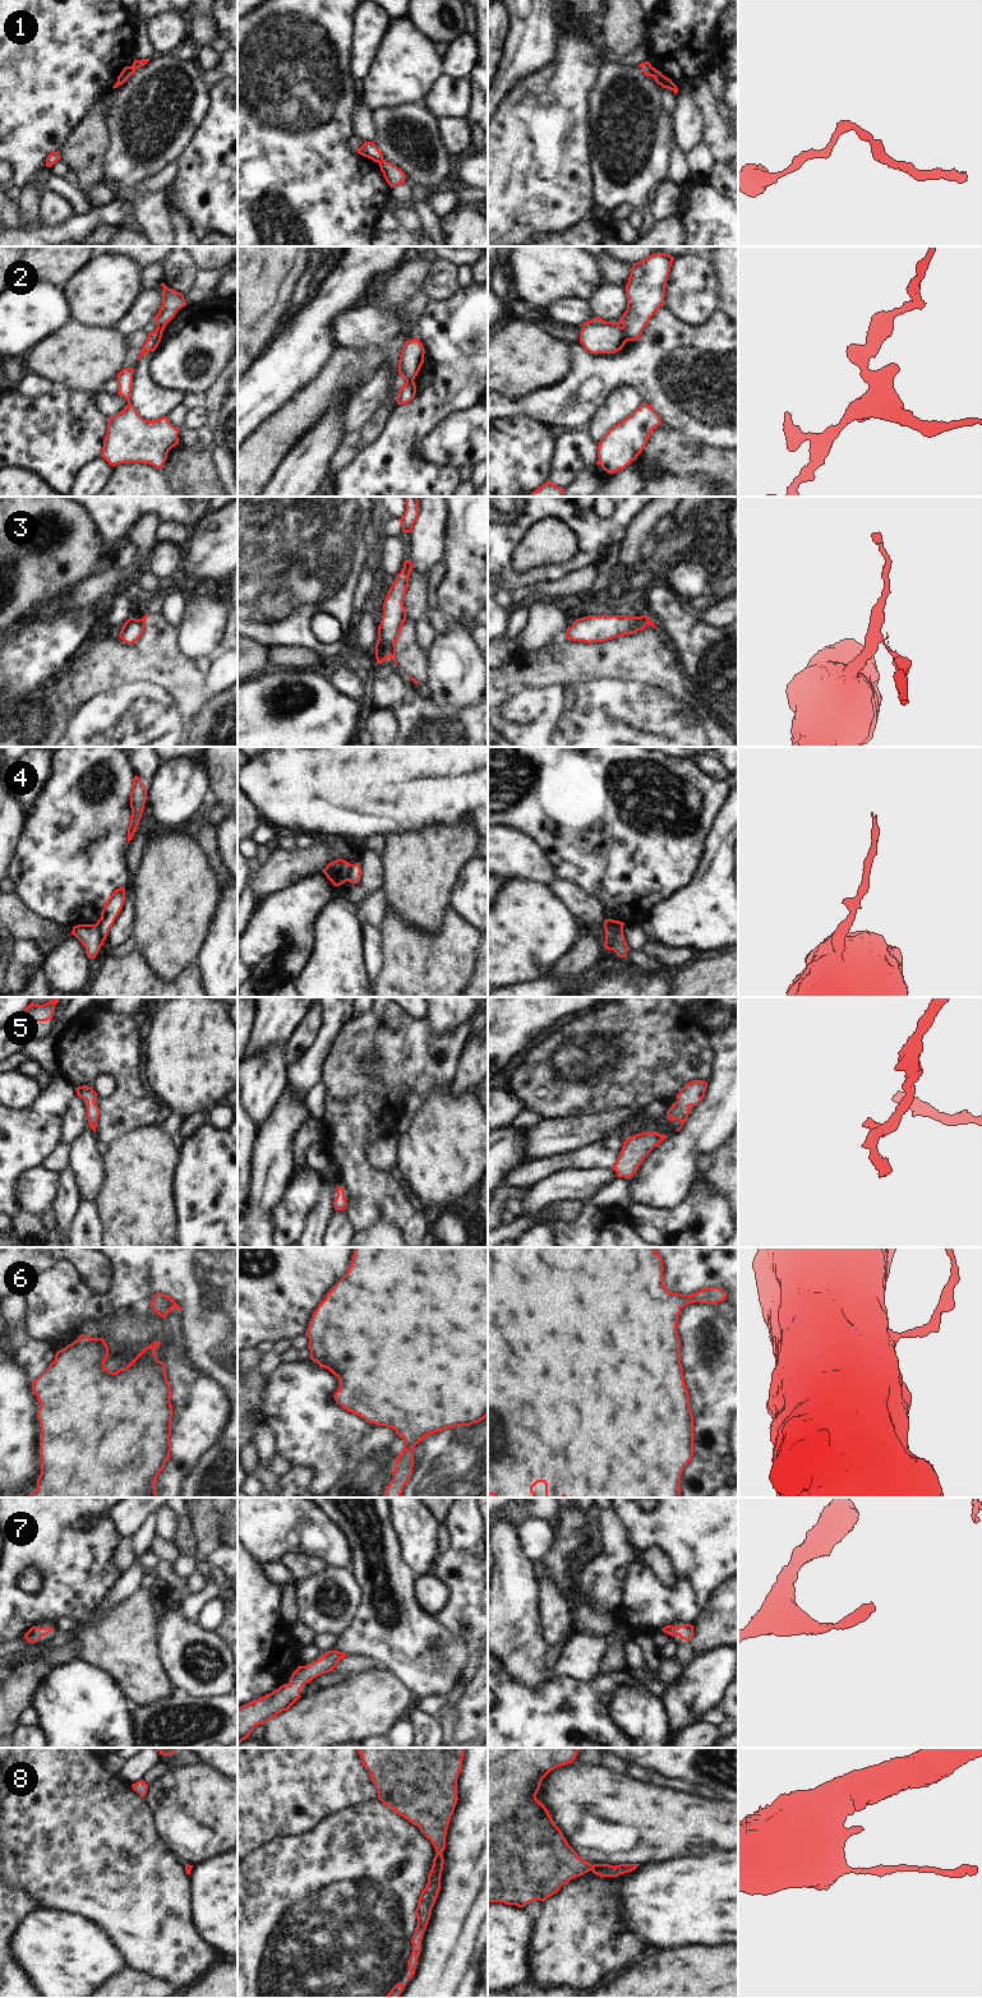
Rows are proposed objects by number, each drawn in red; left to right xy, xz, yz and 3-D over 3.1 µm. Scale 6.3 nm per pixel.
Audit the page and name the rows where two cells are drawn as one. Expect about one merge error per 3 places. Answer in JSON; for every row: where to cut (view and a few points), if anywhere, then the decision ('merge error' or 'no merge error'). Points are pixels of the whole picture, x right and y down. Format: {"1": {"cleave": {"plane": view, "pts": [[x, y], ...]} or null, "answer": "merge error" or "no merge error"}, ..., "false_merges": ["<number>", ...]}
{"1": {"cleave": {"plane": "xy", "pts": [[132, 67], [129, 74]]}, "answer": "merge error"}, "2": {"cleave": {"plane": "yz", "pts": [[622, 327], [628, 340]]}, "answer": "merge error"}, "3": {"cleave": {"plane": "yz", "pts": [[632, 617], [640, 630]]}, "answer": "merge error"}, "4": {"cleave": {"plane": "yz", "pts": [[604, 923], [618, 938], [623, 940]]}, "answer": "merge error"}, "5": {"cleave": null, "answer": "no merge error"}, "6": {"cleave": null, "answer": "no merge error"}, "7": {"cleave": null, "answer": "no merge error"}, "8": {"cleave": null, "answer": "no merge error"}, "false_merges": ["1", "2", "3", "4"]}

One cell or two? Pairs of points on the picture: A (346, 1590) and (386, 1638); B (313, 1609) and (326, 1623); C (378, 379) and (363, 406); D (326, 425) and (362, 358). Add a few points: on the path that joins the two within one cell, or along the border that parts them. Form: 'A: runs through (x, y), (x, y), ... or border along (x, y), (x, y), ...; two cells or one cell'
A: border along (356, 1577), (363, 1605), (344, 1632); two cells
B: runs through (317, 1613), (323, 1619); one cell
C: runs through (377, 386), (365, 400); one cell
D: border along (355, 388), (346, 392), (321, 418); two cells

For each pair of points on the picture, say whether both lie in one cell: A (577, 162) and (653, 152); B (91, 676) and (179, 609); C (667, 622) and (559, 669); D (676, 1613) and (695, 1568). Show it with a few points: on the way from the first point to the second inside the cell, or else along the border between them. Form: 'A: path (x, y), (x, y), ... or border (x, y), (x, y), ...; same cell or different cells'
A: border (590, 130), (593, 190); different cells
B: border (162, 610), (178, 628); different cells
C: border (646, 615), (676, 650); different cells
D: path (683, 1601), (688, 1596), (695, 1579); same cell

